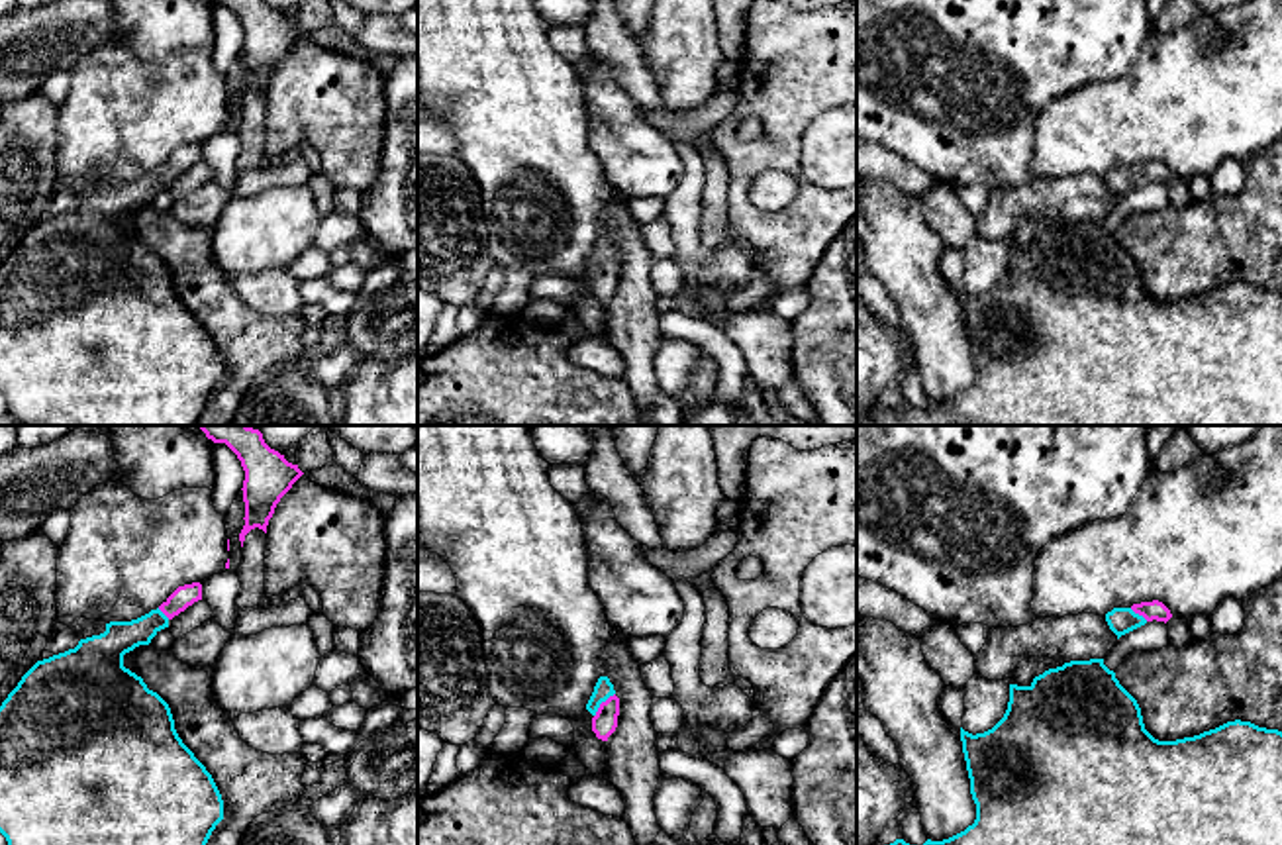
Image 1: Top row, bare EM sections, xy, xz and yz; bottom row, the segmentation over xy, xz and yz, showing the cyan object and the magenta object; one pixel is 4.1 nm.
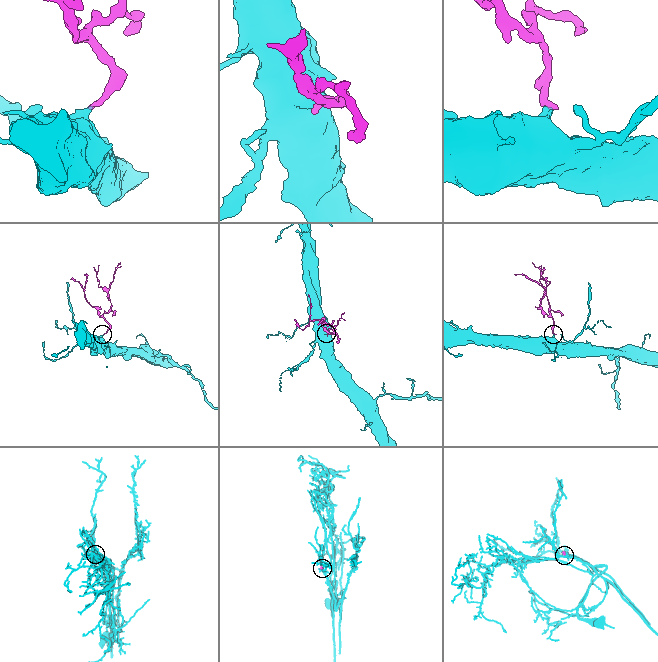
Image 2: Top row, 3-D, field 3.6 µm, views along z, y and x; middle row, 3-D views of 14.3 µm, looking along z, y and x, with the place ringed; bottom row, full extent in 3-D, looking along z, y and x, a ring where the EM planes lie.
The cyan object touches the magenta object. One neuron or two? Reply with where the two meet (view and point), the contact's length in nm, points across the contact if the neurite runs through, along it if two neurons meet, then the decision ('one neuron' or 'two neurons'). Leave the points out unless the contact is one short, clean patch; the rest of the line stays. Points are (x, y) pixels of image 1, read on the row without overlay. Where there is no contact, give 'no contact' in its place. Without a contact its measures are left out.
xz (600, 263) | 130 nm | across xz (604, 249), (600, 263), (604, 283) | one neuron

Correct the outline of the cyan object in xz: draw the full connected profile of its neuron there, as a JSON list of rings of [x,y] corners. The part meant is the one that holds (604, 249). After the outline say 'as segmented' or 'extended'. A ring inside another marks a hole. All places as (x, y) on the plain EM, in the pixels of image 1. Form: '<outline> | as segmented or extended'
[[[608,237],[598,239],[586,271],[594,276],[592,292],[596,294],[596,298],[608,302],[608,298],[617,288],[619,276],[619,259],[616,257],[614,245]]] | extended

